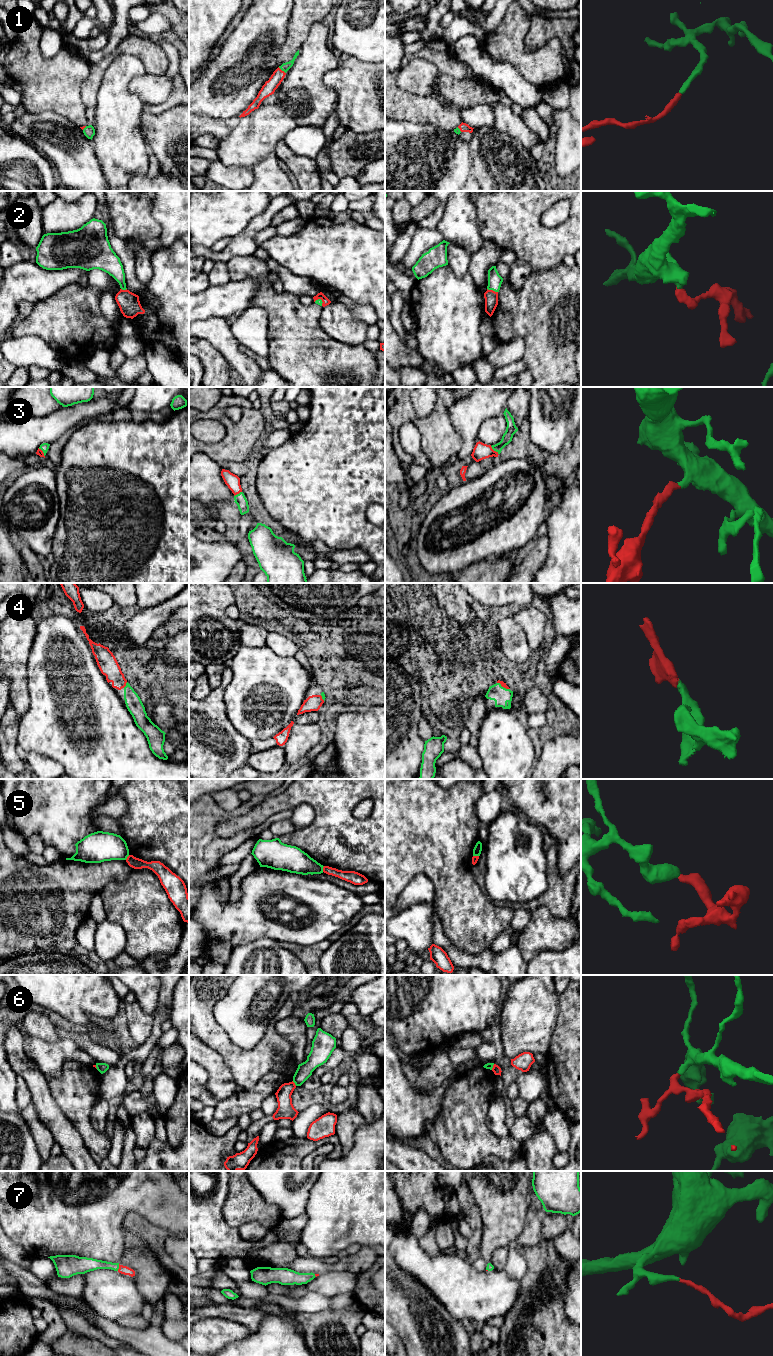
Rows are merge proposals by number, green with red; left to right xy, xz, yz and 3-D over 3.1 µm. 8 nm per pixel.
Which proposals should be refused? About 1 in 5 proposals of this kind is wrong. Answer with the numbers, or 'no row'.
5, 6

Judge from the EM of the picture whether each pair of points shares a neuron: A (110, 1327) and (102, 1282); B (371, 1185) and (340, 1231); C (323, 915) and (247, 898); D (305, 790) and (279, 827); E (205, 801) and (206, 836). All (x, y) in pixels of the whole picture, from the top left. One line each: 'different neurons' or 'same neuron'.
A: different neurons
B: same neuron
C: same neuron
D: different neurons
E: same neuron

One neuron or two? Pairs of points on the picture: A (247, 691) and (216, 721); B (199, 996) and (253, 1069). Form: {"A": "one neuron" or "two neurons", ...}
{"A": "two neurons", "B": "one neuron"}

